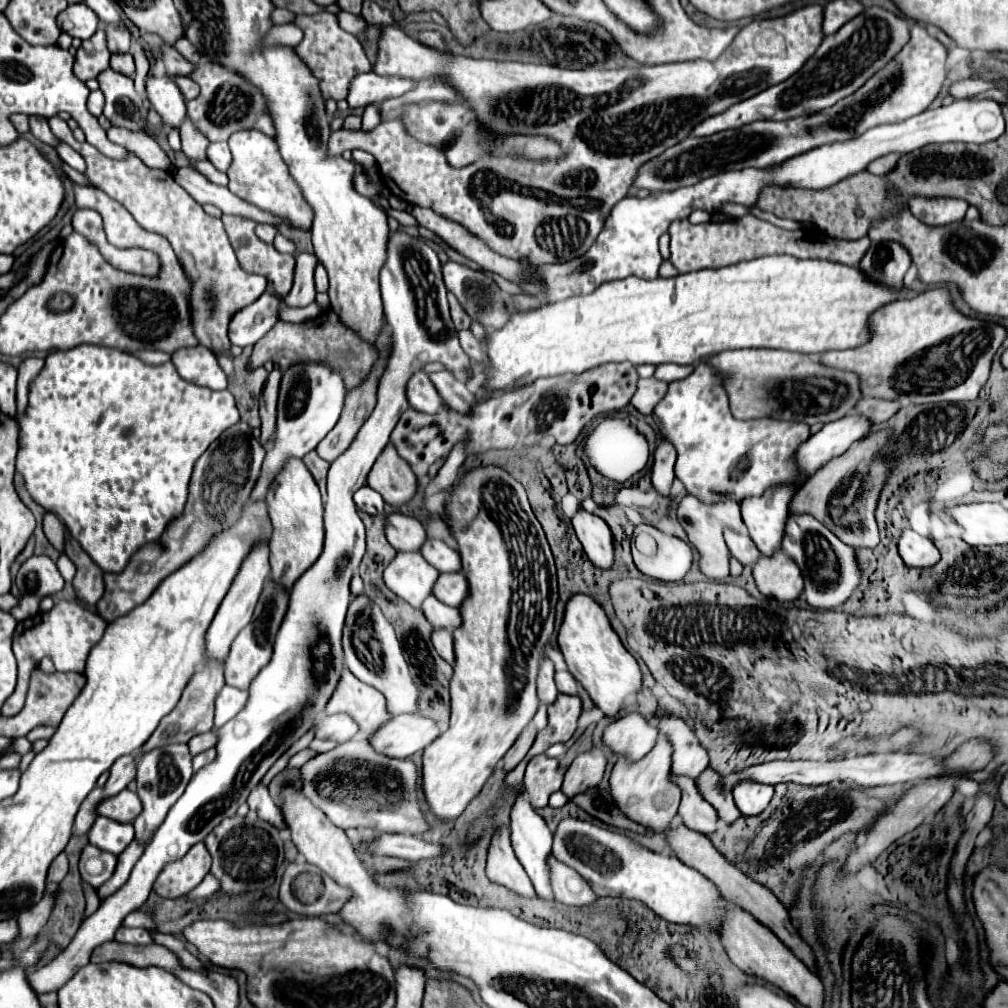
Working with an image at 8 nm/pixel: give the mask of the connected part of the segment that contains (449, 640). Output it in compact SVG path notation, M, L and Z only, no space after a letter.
M433 631L433 647L437 649L437 653L449 663L453 665L455 663L455 651L453 651L453 635L451 633L439 633L439 631Z

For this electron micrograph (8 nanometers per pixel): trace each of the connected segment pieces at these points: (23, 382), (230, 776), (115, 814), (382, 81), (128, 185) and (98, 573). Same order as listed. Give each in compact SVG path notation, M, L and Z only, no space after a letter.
M25 359L19 367L19 377L17 377L17 413L23 413L27 407L27 391L31 381L39 375L43 369L43 359Z
M391 231L387 241L387 259L381 267L381 295L385 321L395 341L395 353L387 361L387 373L383 375L383 381L379 381L377 405L371 417L365 421L347 453L343 453L343 457L339 457L329 469L325 501L325 549L291 589L291 605L277 633L273 657L269 665L265 665L251 681L247 705L229 723L215 729L215 761L193 773L185 793L169 809L167 819L145 847L141 859L135 863L129 881L117 893L107 897L107 901L101 901L99 909L83 921L77 935L59 957L55 957L49 965L39 967L31 975L31 985L35 985L37 993L45 993L47 989L61 989L79 967L89 963L93 949L113 941L123 919L147 901L149 893L153 891L153 883L165 865L179 861L191 849L191 845L203 841L225 817L233 817L237 813L239 805L247 801L249 793L255 789L255 785L259 785L269 767L301 735L305 735L313 721L323 713L341 679L341 631L351 601L349 581L365 553L365 527L357 515L353 493L365 485L367 473L389 443L389 435L401 413L409 407L405 397L407 377L431 361L441 361L461 379L467 375L467 369L471 369L471 361L463 353L457 329L449 317L447 289L443 283L439 257L427 243L405 231Z
M123 789L119 795L109 797L99 805L99 815L105 815L119 823L131 823L141 813L141 799L137 793Z
M373 71L359 73L349 85L349 107L365 107L369 103L381 103L391 97L399 97L409 91L415 83L399 77L381 77Z
M51 117L51 131L57 139L63 139L67 145L83 155L87 163L85 177L89 185L101 189L111 199L121 203L143 229L169 239L191 283L193 333L199 339L199 345L207 347L215 355L227 355L233 359L231 341L227 335L229 321L237 311L261 297L267 287L267 279L263 275L253 275L241 269L223 221L219 217L207 215L201 205L173 179L169 171L147 167L135 153L127 153L125 159L105 157L93 145L79 143L73 137L69 125L59 117Z
M67 533L67 541L65 541L65 553L67 557L75 563L77 567L77 575L73 579L73 587L75 593L79 597L79 601L87 607L95 607L99 603L99 599L105 593L105 585L103 585L103 571L85 555L81 553L83 549L79 547L79 543L69 537Z

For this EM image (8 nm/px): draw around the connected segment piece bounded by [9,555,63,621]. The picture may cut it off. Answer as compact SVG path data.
M39 555L21 565L15 585L19 587L19 603L9 613L17 621L23 621L39 613L39 603L43 597L63 589L63 577L49 557Z

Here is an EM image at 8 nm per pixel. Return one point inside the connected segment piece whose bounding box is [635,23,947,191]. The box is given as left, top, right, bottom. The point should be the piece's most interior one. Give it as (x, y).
(908, 84)

